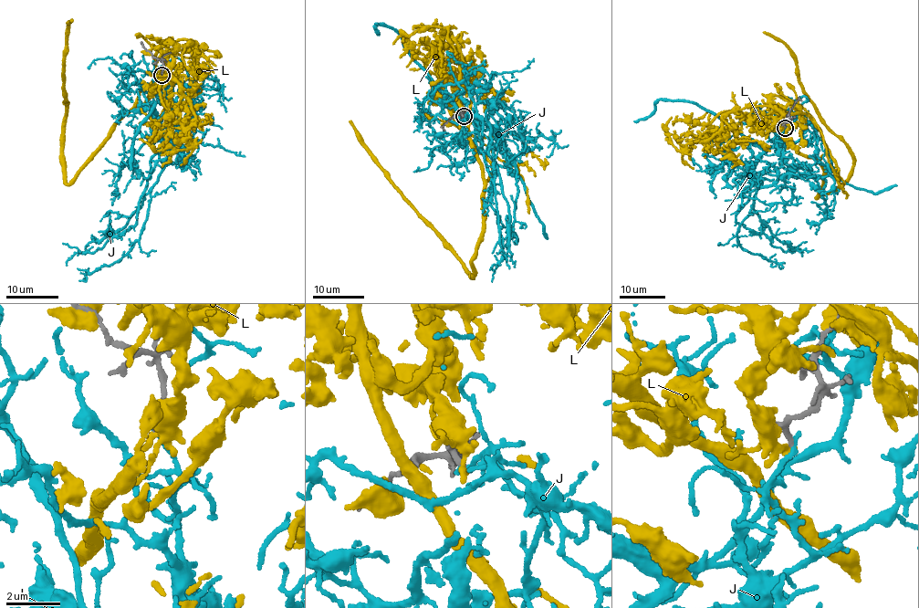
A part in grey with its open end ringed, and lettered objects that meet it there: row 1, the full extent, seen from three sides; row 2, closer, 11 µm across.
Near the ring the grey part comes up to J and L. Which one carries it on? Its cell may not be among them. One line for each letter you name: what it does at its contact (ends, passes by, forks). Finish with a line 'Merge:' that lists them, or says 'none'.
Merge: none

